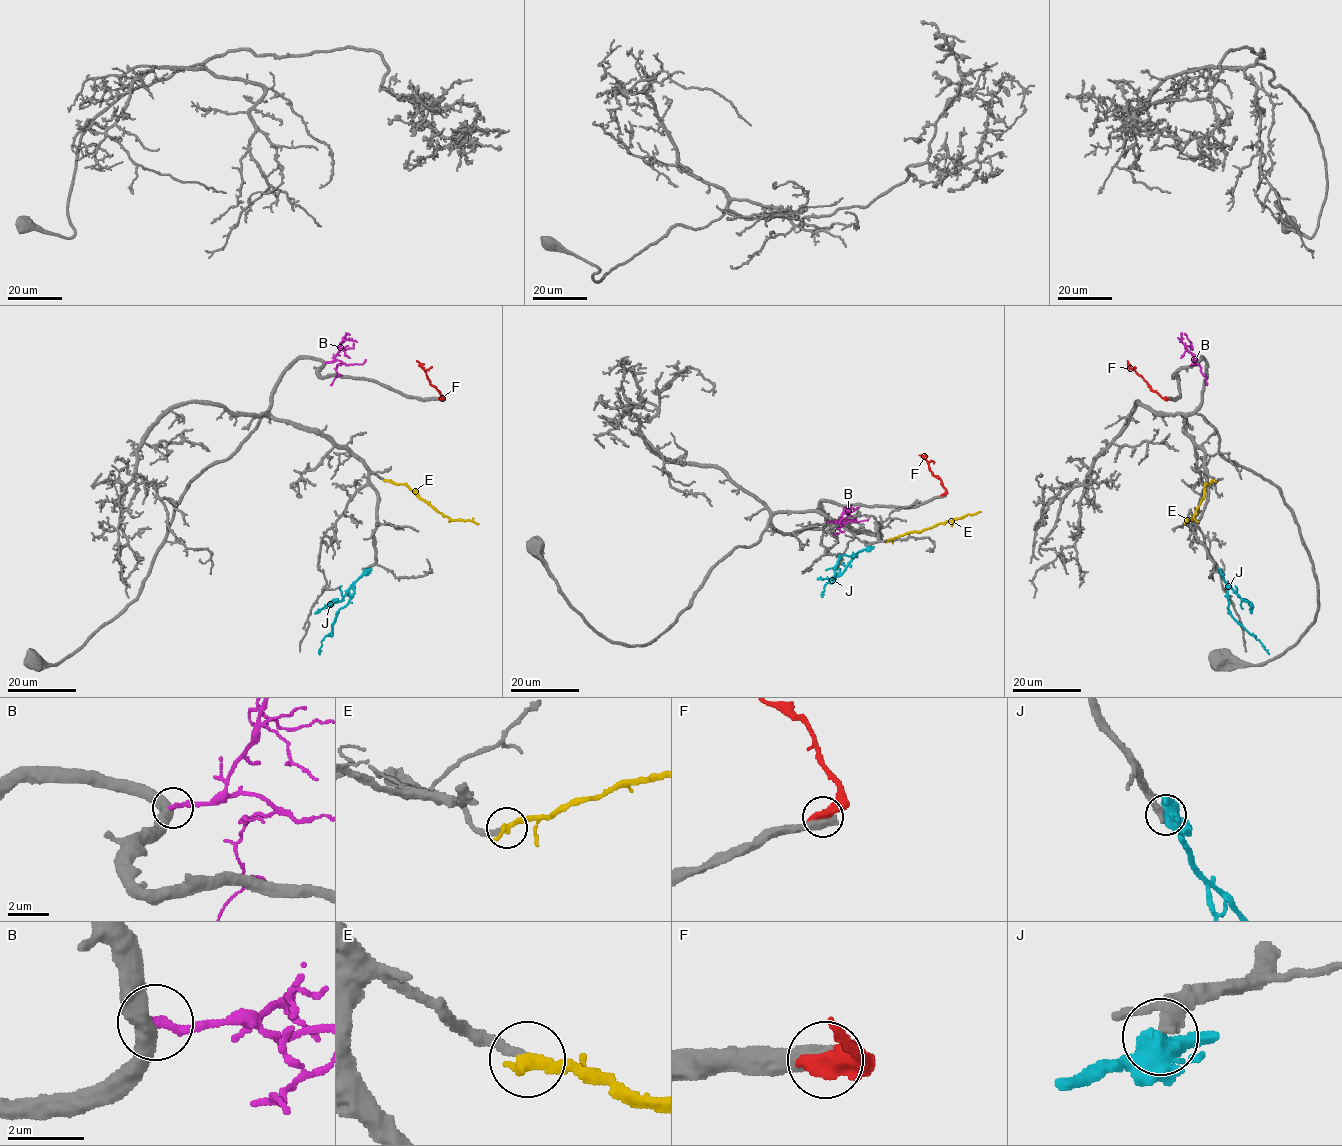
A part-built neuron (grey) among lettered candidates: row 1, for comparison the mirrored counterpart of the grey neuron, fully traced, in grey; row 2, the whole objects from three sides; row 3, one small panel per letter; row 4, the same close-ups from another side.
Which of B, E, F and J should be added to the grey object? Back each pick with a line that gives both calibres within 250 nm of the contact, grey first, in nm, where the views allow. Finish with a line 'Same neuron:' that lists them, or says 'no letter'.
E: calibres 240 and 360 nm
Same neuron: E

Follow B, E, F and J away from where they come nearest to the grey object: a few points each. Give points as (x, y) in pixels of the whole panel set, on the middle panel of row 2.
B: (828, 521), (836, 521), (842, 513), (842, 518), (856, 518)
E: (887, 540), (981, 512)
F: (943, 495), (945, 489), (941, 481), (932, 474), (928, 462), (918, 455)
J: (868, 546), (855, 555), (840, 558), (822, 596)

